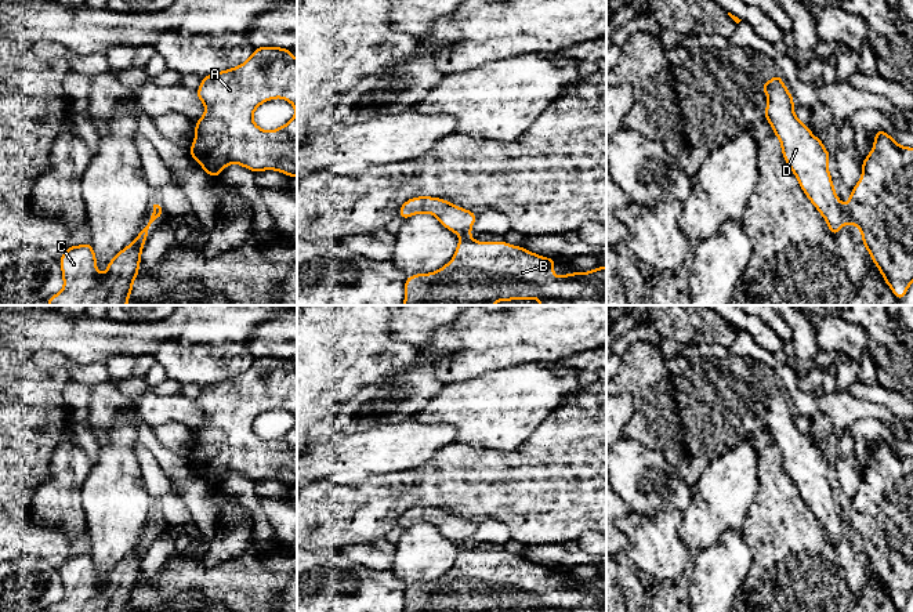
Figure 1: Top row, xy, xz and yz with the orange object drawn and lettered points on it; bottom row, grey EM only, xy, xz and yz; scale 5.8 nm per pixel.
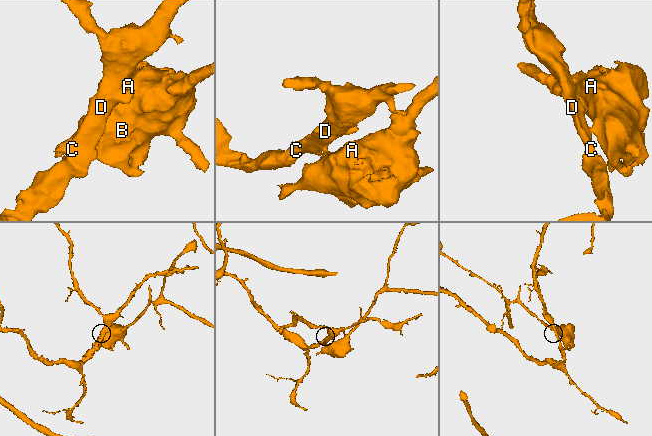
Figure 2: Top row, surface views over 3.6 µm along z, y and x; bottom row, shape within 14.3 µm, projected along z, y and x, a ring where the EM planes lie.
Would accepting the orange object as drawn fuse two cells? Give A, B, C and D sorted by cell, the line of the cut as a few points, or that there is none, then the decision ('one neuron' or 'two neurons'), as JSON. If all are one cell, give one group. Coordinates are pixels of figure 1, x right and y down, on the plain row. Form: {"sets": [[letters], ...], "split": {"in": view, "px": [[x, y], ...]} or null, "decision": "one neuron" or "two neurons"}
{"sets": [["A", "B"], ["C", "D"]], "split": {"in": "yz", "px": [[844, 515], [850, 531]]}, "decision": "two neurons"}

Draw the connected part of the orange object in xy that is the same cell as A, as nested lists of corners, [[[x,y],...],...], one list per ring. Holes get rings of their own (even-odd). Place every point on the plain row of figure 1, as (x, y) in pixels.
[[[257,356],[239,376],[203,385],[195,405],[204,413],[206,421],[195,431],[196,446],[189,463],[213,489],[231,472],[240,474],[253,482],[276,479],[289,486],[297,486],[297,367],[290,363],[290,358]],[[273,408],[287,409],[296,417],[296,424],[285,435],[267,441],[254,432],[253,421],[262,412]]]

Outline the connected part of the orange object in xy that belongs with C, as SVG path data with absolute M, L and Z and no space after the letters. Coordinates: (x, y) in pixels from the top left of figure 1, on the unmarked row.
M152 522L135 550L108 572L104 584L97 582L97 568L90 551L69 555L59 566L64 598L48 606L47 612L127 612L140 582L141 562L149 537L156 529Z

